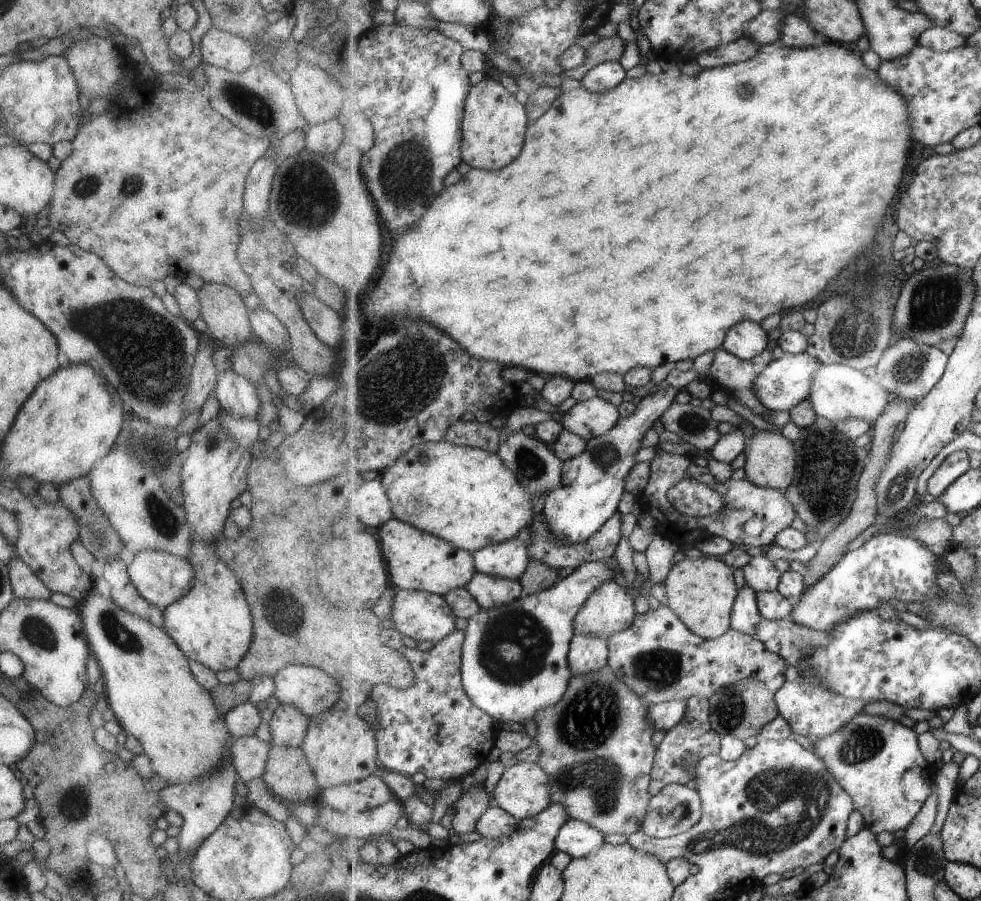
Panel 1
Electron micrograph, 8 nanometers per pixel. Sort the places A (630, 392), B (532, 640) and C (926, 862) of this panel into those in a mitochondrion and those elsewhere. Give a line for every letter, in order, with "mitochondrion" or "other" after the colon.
A: other
B: mitochondrion
C: mitochondrion

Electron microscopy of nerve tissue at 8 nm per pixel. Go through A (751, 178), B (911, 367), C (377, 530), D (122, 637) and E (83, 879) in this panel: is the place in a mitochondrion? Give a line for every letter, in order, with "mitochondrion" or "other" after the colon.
A: other
B: mitochondrion
C: other
D: mitochondrion
E: other

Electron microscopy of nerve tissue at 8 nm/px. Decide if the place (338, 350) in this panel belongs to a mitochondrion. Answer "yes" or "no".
no

